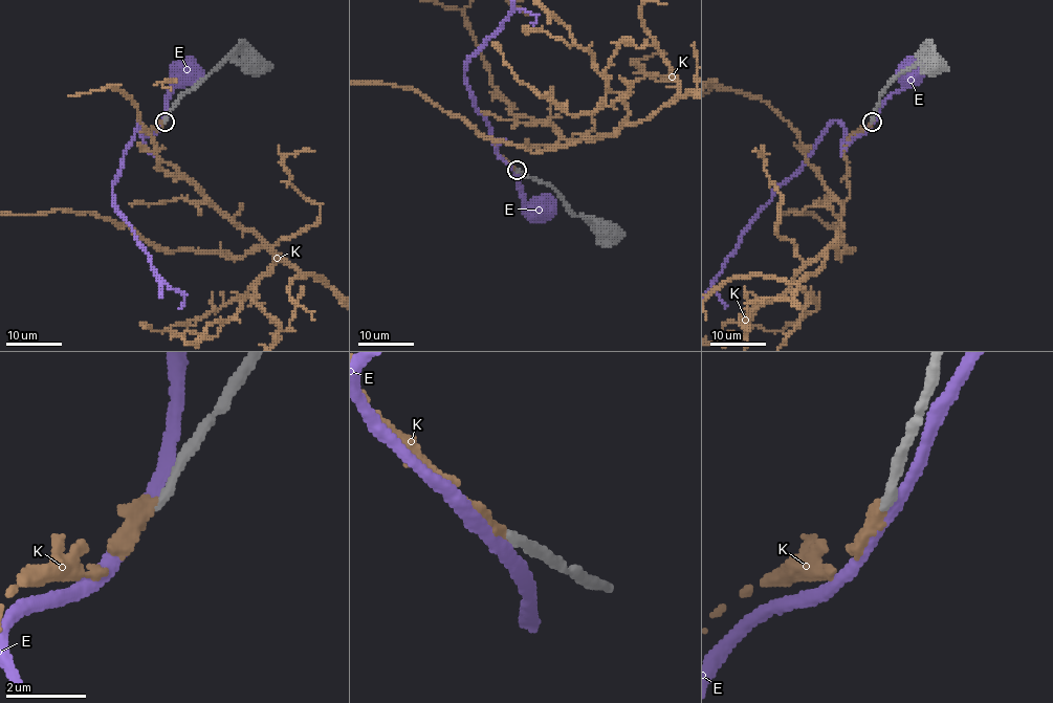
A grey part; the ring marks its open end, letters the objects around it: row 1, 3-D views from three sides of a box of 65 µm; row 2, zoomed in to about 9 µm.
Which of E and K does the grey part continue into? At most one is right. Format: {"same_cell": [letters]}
{"same_cell": []}

